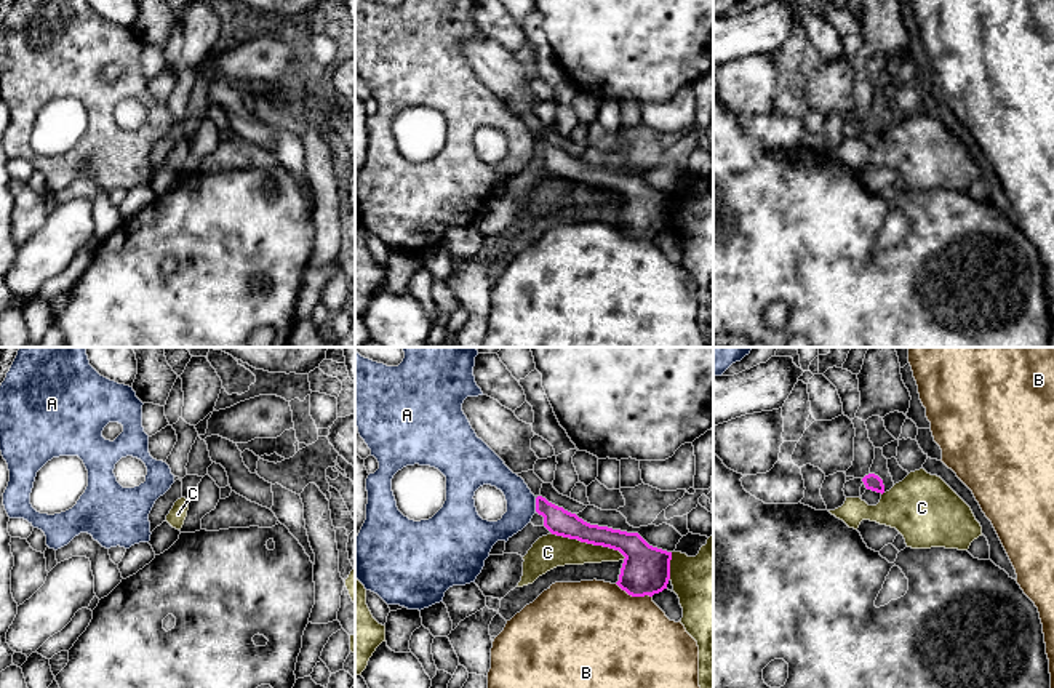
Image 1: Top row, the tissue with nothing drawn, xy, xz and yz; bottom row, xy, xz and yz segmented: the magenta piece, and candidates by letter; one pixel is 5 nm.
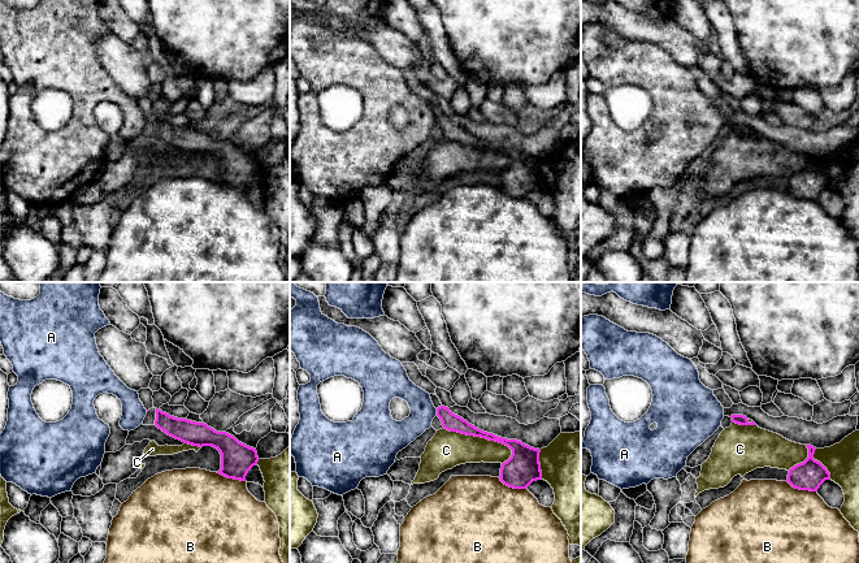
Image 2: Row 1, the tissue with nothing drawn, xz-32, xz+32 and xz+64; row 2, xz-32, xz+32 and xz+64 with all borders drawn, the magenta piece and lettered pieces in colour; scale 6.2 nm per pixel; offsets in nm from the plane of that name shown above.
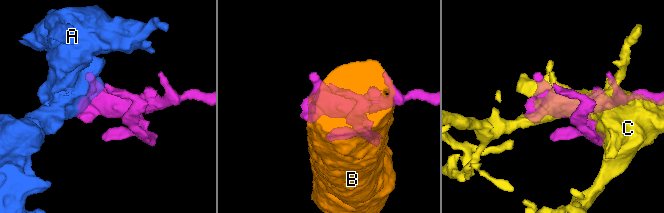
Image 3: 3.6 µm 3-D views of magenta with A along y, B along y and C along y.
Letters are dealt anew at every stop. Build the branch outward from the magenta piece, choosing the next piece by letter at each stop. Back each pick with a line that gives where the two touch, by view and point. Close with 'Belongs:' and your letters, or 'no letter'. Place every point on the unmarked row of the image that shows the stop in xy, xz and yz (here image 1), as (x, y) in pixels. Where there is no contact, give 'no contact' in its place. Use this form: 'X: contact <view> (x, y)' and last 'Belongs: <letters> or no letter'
Belongs: no letter

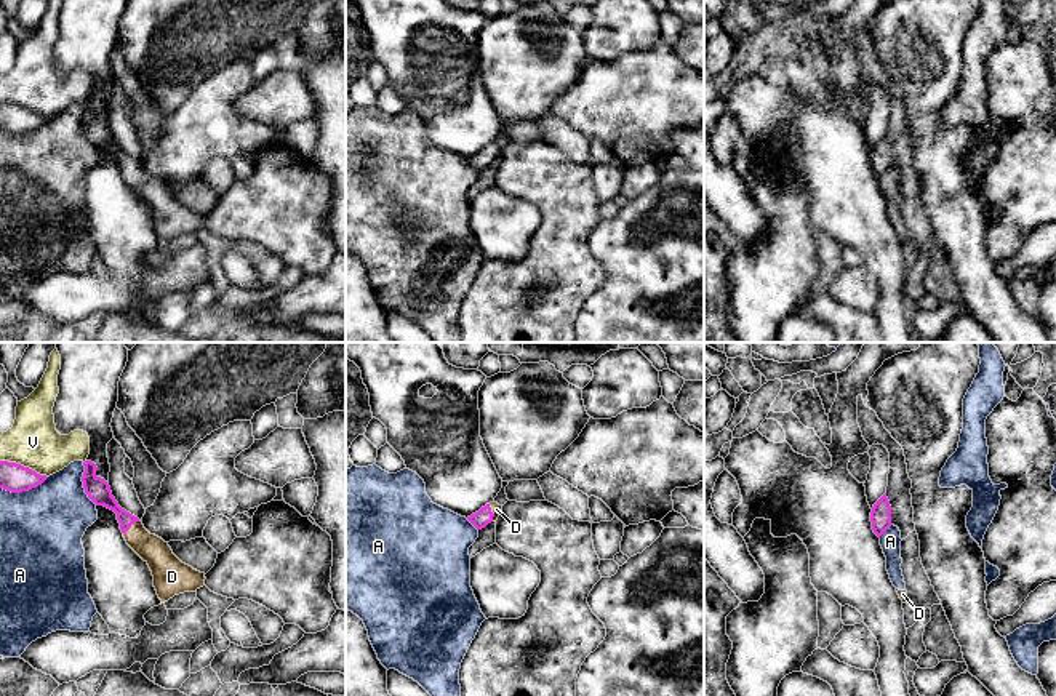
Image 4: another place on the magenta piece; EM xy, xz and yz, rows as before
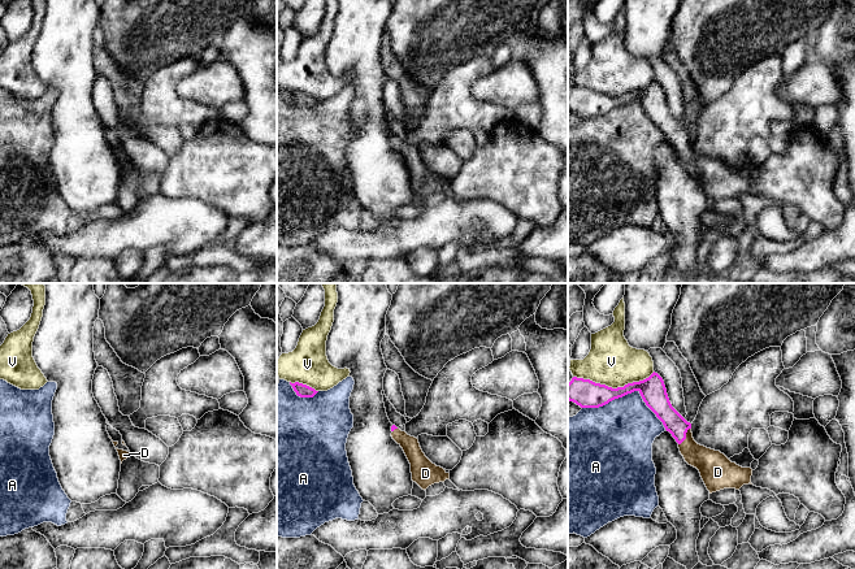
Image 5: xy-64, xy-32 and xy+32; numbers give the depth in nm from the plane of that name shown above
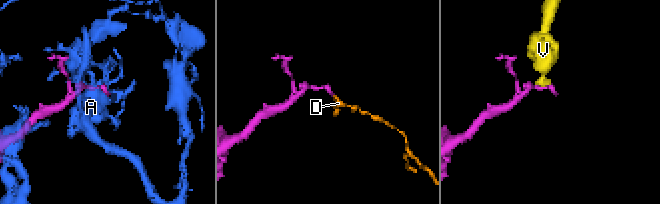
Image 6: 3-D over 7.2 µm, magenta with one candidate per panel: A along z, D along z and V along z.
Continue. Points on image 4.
D: contact xy (132, 165)
Belongs: D

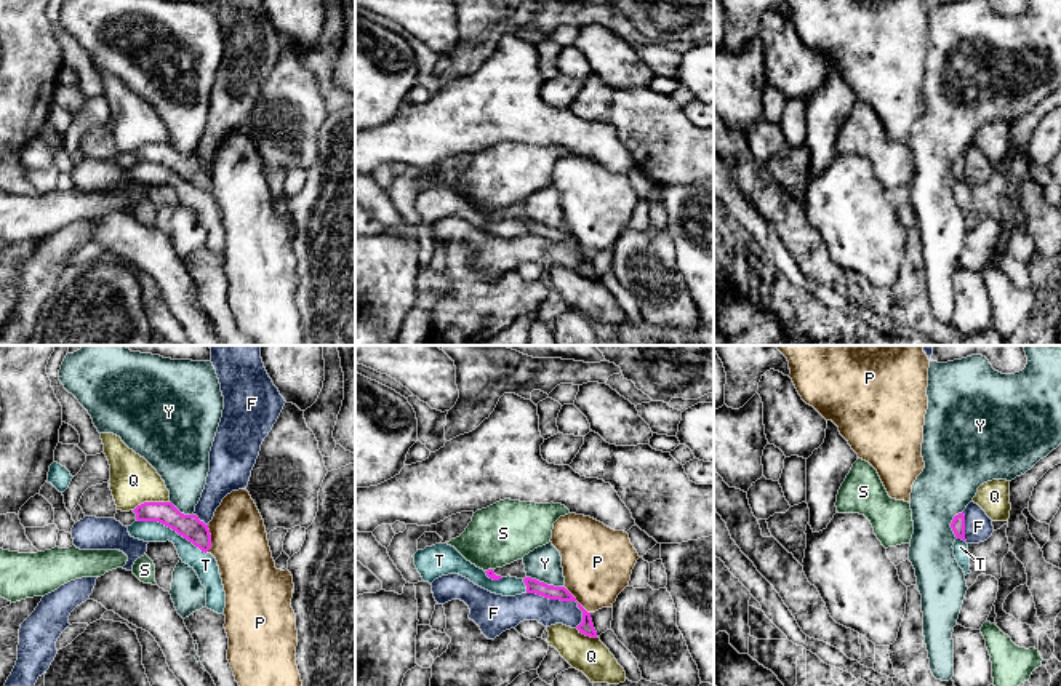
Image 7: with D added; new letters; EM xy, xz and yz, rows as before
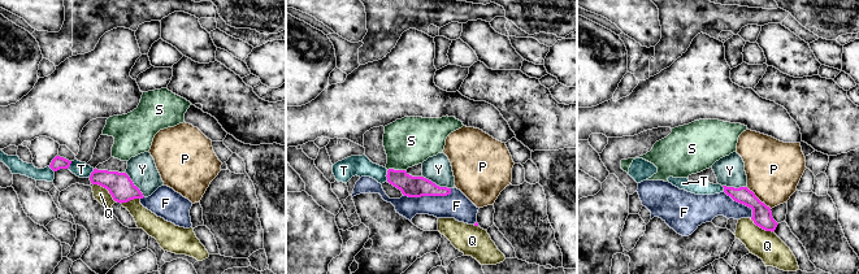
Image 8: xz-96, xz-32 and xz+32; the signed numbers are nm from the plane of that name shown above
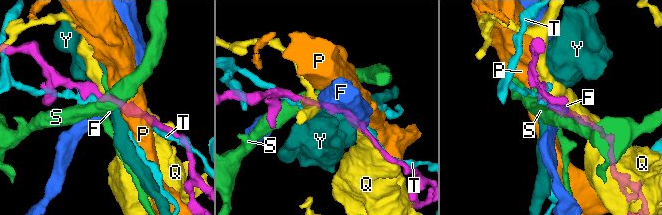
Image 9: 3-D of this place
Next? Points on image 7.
Belongs: no letter

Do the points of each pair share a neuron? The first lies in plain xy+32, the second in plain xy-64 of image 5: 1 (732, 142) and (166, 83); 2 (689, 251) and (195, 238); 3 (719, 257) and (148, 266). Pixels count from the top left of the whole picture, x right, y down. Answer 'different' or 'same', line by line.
1: same
2: different
3: different

